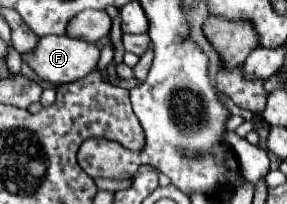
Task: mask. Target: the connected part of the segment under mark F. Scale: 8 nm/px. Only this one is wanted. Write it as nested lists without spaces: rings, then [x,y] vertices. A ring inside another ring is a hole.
[[[47,35],[39,39],[39,45],[33,53],[23,55],[23,61],[31,65],[31,69],[43,79],[49,81],[53,85],[63,85],[63,83],[71,83],[71,81],[79,81],[83,77],[87,77],[99,61],[99,47],[93,43],[85,43],[81,39],[73,39],[67,35]]]

